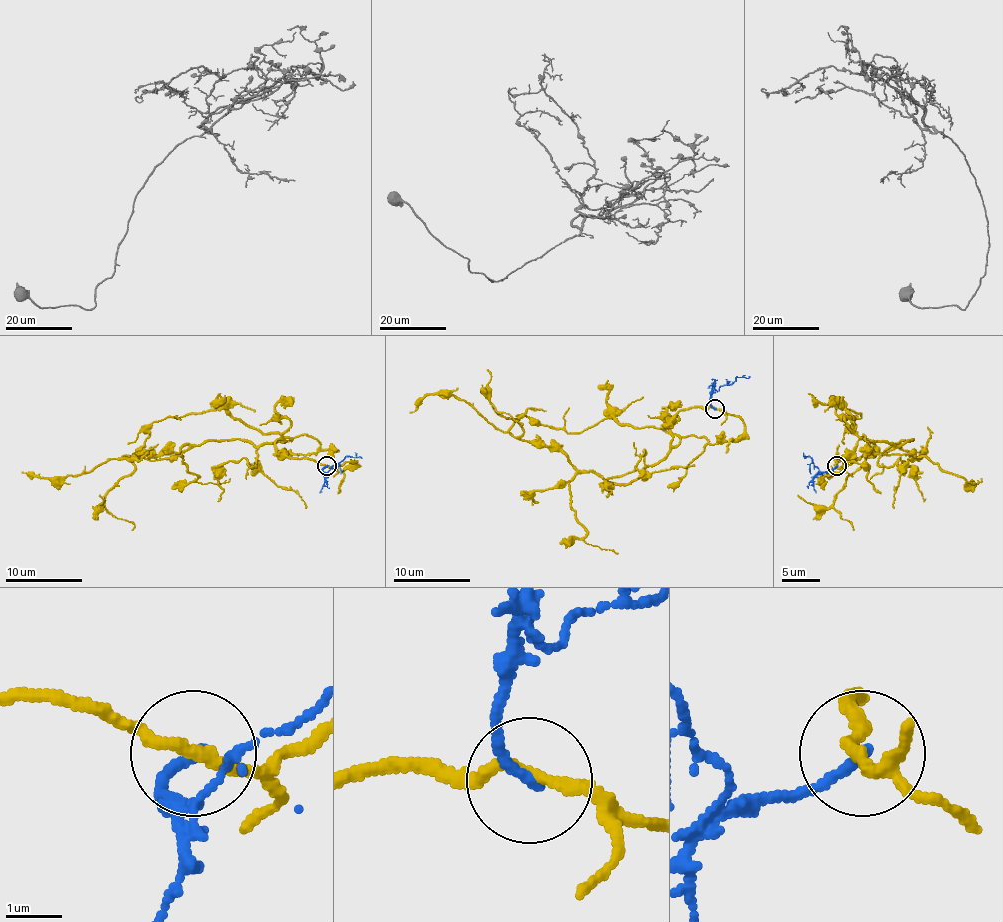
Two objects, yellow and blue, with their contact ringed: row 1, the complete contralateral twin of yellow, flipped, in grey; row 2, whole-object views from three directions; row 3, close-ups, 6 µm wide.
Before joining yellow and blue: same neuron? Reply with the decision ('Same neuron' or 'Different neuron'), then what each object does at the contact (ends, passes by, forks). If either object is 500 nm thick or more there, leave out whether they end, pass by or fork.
Different neuron. At the ring yellow passes by. At the ring blue ends

